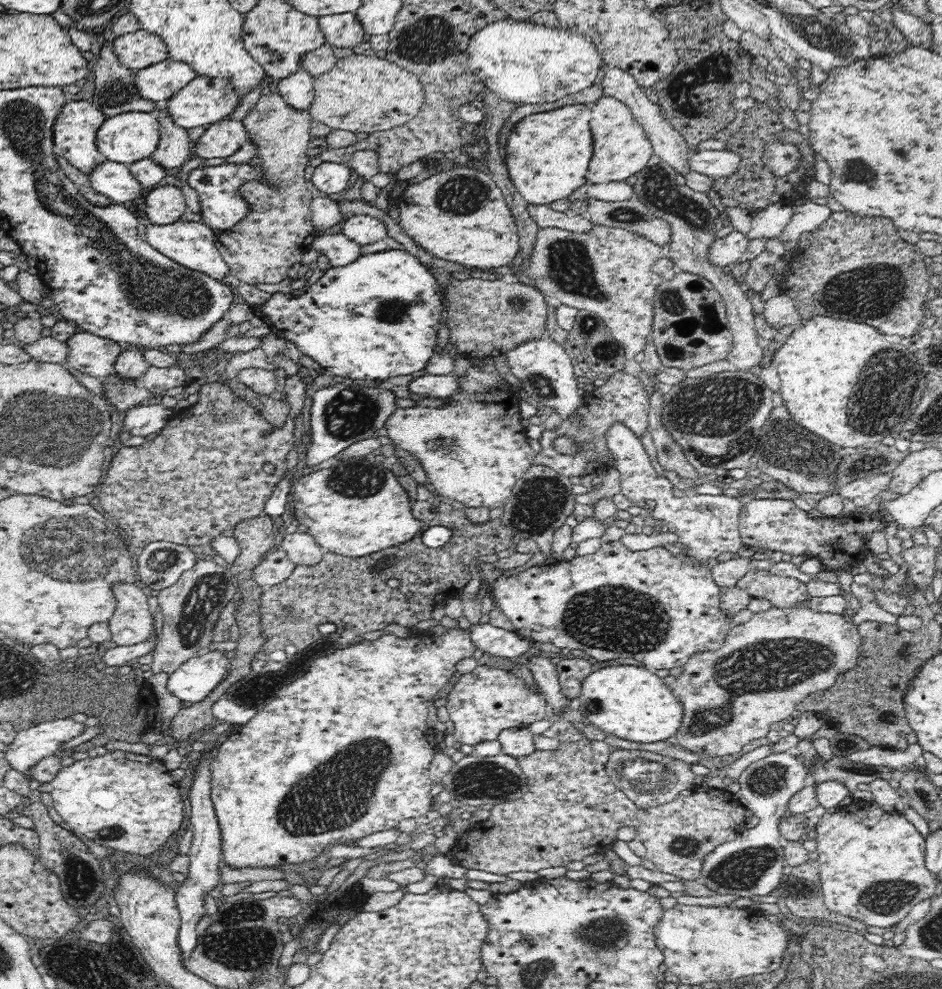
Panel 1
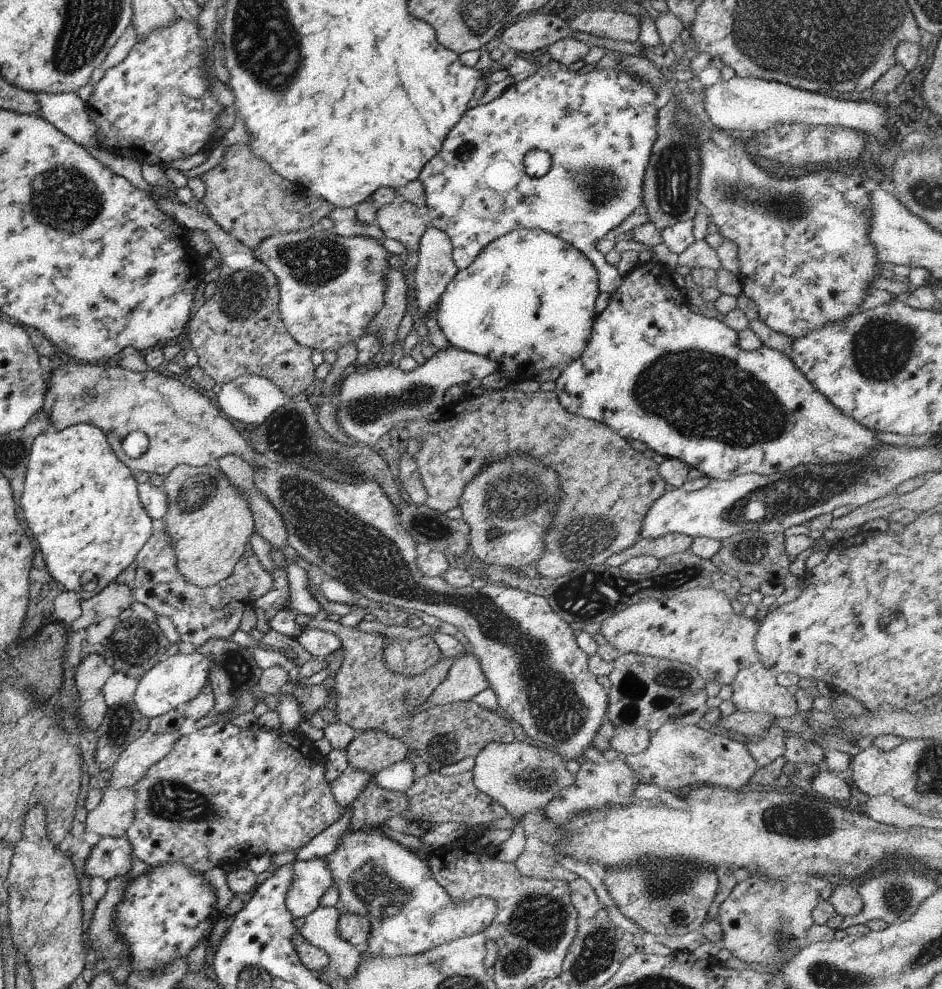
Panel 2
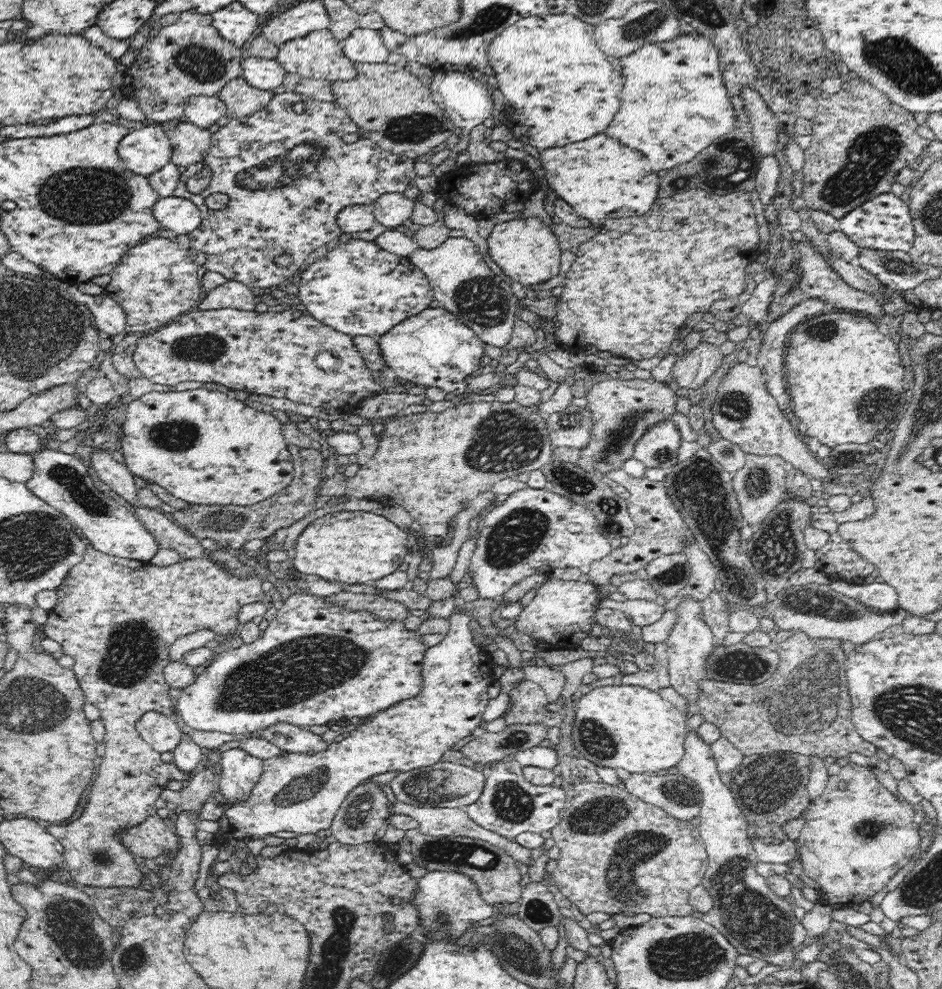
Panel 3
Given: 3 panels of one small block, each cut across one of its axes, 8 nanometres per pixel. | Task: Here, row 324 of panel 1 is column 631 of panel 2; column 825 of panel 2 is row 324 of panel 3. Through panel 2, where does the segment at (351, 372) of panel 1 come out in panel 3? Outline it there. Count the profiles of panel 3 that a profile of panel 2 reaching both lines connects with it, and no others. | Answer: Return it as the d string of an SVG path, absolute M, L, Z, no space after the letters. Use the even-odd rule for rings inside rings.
M444 307L426 308L416 316L406 318L398 326L394 326L390 332L378 338L380 352L386 367L394 372L394 377L400 378L399 382L408 385L436 386L447 393L450 389L460 387L463 389L463 380L477 367L480 357L484 356L484 342L468 325L465 325L459 318L456 318Z

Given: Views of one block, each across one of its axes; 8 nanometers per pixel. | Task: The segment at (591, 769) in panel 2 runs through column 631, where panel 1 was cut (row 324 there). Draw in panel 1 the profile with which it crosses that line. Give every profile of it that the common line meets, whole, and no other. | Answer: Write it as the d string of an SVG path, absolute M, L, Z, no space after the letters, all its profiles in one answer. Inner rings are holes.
M785 293L765 300L763 315L772 327L800 326L804 321L799 315L796 303Z

